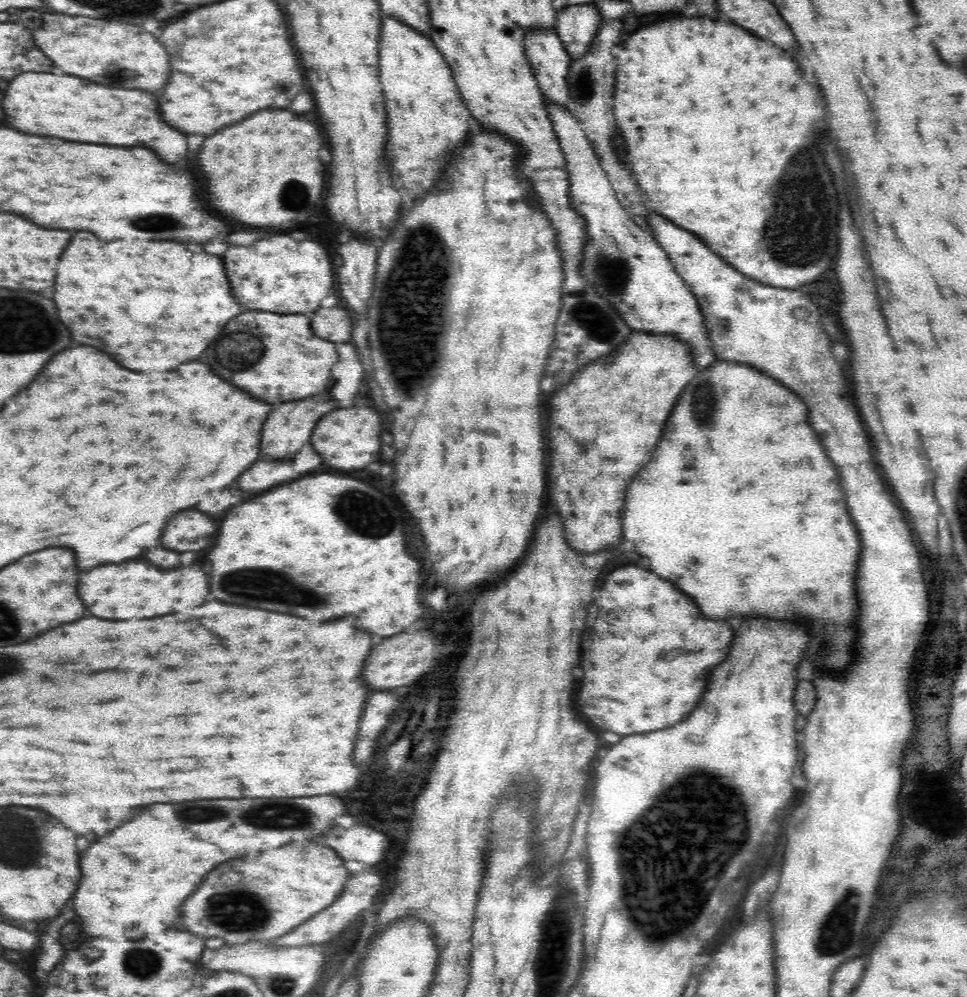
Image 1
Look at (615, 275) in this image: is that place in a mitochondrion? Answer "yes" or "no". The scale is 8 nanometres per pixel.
yes

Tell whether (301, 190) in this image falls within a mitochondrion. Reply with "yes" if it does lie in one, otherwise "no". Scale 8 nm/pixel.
yes

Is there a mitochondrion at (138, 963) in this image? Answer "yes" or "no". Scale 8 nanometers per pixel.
yes

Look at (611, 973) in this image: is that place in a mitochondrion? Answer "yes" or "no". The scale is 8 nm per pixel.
no

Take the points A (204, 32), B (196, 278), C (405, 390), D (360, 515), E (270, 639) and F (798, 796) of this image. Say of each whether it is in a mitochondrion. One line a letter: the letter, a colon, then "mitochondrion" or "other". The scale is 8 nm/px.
A: mitochondrion
B: other
C: mitochondrion
D: mitochondrion
E: other
F: other

